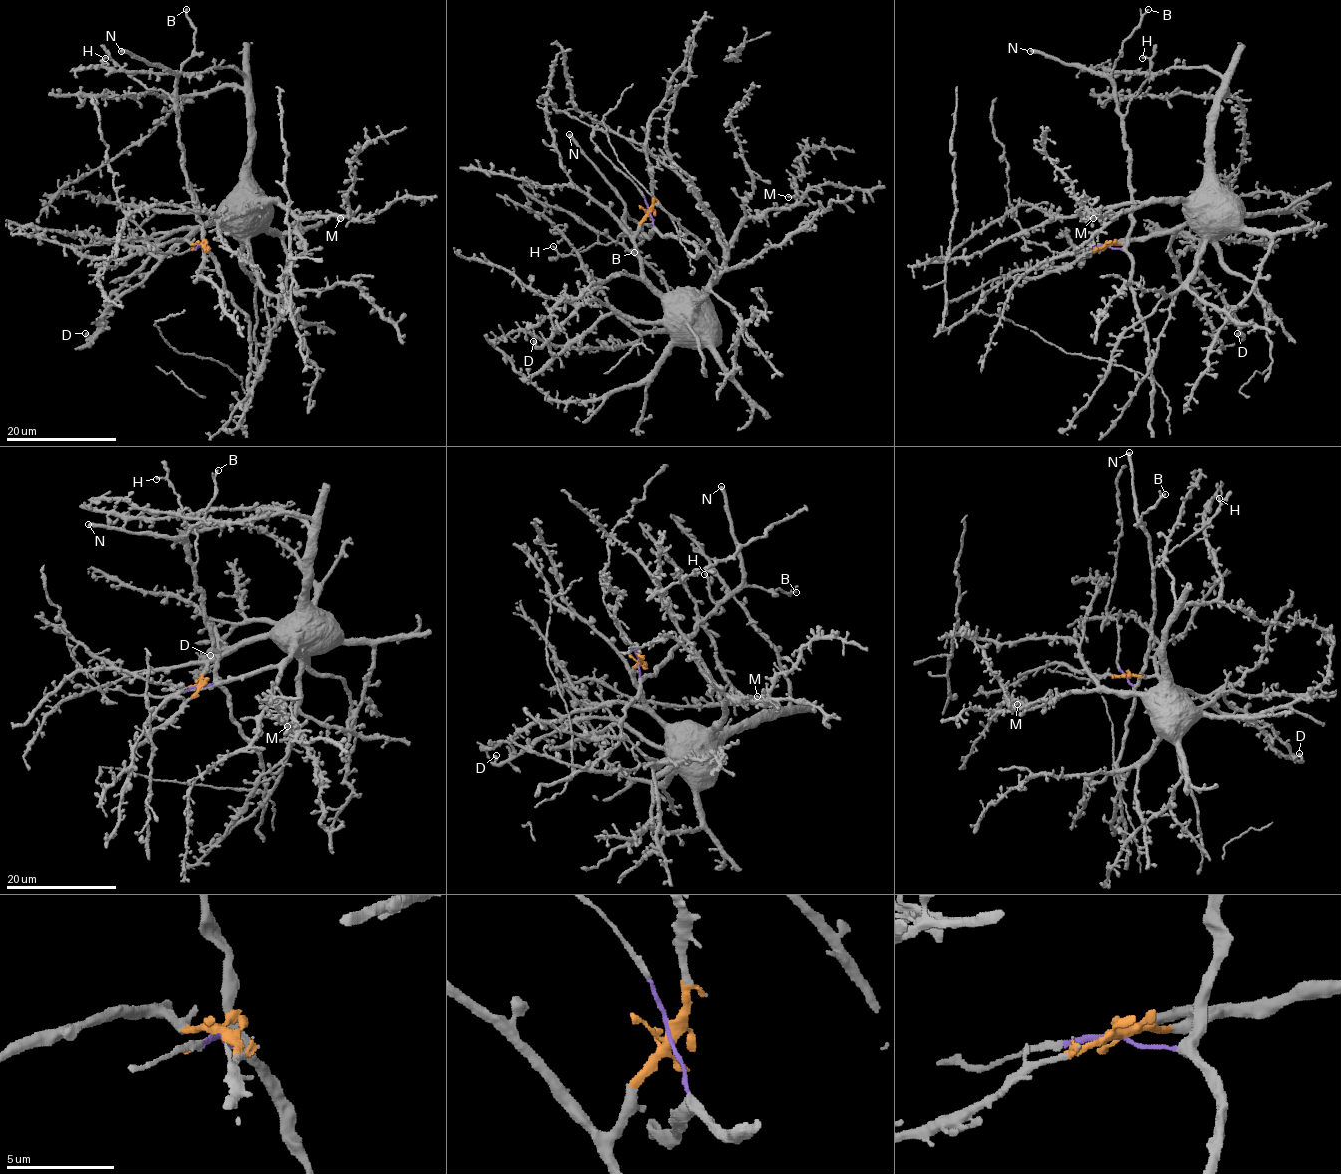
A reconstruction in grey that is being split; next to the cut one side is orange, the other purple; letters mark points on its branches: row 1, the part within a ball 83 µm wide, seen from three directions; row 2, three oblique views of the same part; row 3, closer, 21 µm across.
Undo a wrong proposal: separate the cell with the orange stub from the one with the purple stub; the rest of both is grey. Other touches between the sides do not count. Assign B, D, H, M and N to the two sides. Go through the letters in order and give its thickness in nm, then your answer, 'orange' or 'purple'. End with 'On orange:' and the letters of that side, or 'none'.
B: 190 nm | purple
D: 480 nm | orange
H: 220 nm | purple
M: 200 nm | orange
N: 480 nm | purple
On orange: D, M

